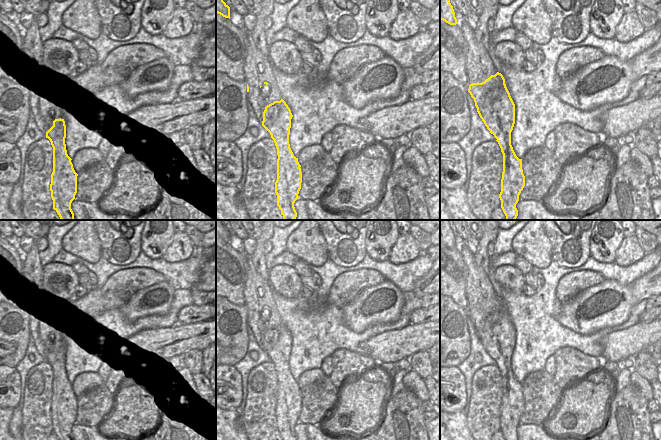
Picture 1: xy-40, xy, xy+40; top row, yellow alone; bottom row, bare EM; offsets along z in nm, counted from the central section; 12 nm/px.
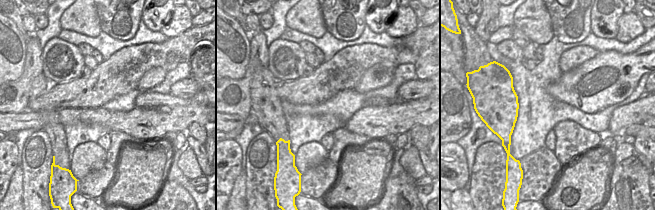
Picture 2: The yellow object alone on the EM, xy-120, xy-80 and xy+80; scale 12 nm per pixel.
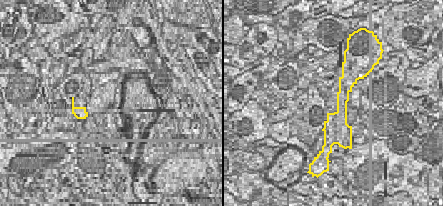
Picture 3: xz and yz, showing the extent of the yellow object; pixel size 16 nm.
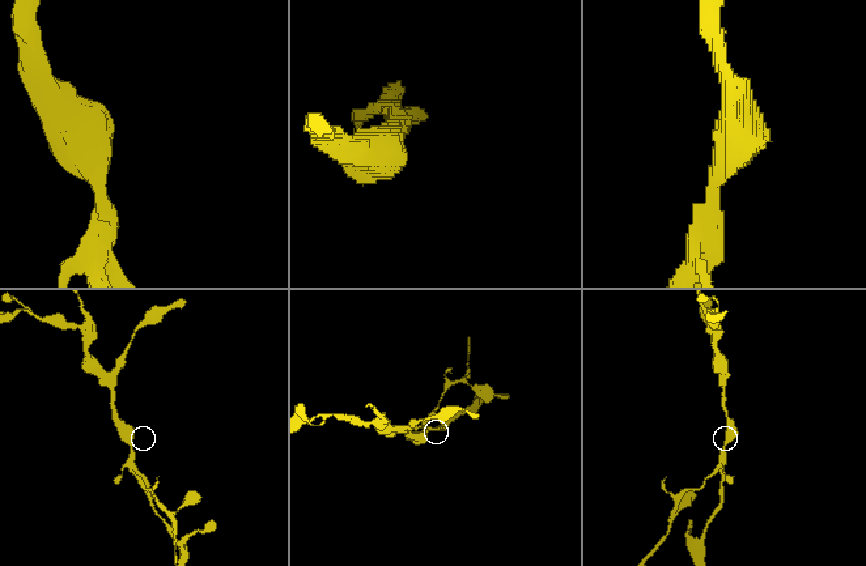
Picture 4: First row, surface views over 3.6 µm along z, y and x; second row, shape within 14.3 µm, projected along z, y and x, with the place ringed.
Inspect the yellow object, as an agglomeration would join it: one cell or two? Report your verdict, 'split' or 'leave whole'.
split

